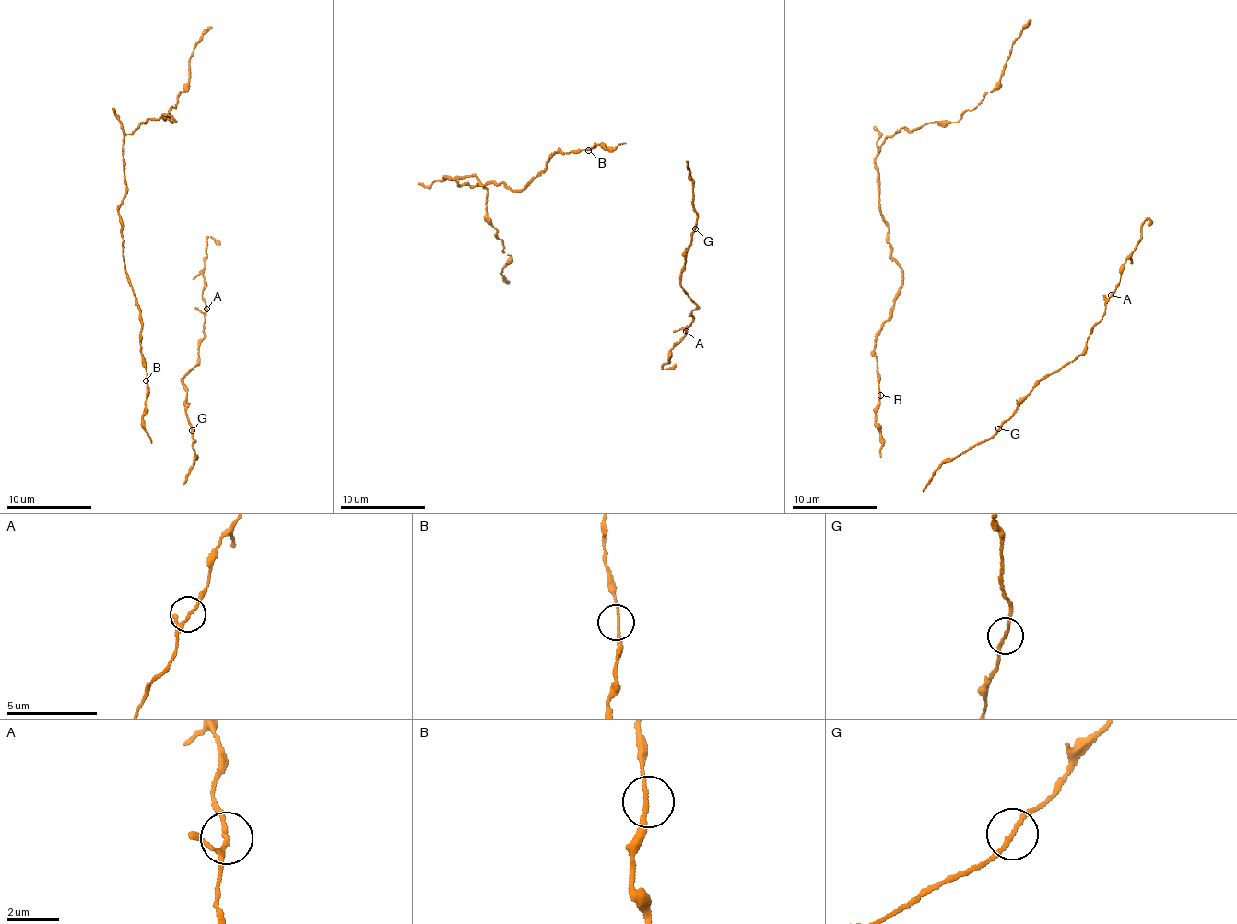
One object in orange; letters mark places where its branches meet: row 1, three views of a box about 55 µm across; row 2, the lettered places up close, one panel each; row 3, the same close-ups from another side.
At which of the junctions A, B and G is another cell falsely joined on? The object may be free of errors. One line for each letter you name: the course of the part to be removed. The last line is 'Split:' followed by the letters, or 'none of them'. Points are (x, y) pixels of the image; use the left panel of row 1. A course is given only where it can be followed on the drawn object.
Split: none of them

